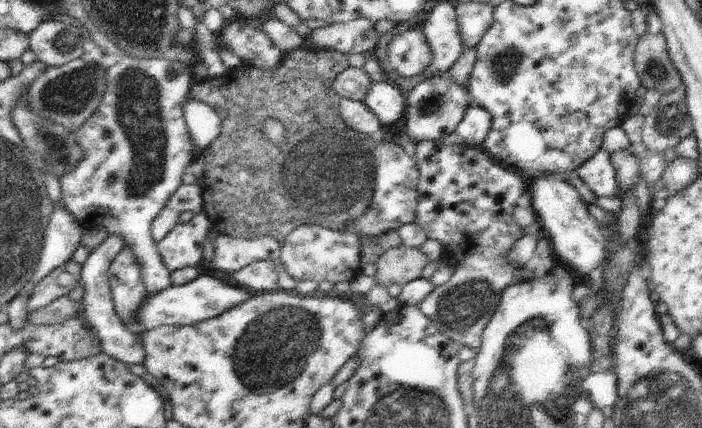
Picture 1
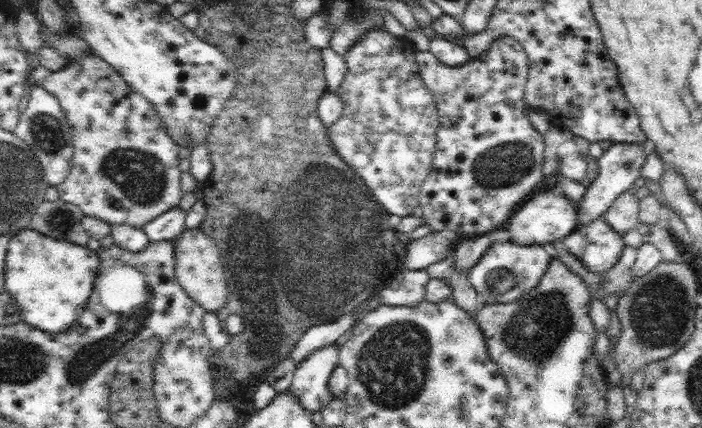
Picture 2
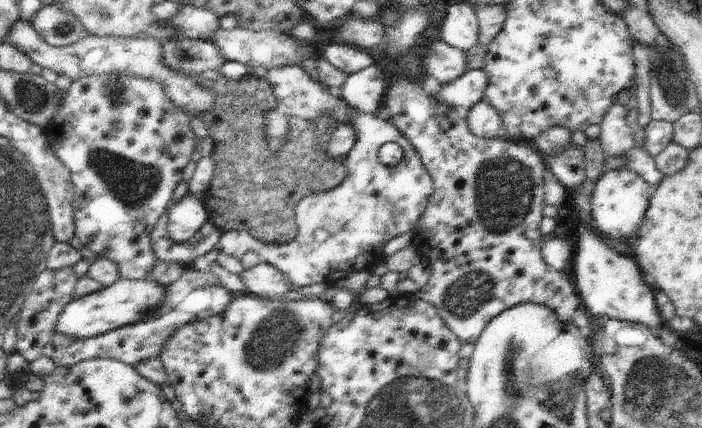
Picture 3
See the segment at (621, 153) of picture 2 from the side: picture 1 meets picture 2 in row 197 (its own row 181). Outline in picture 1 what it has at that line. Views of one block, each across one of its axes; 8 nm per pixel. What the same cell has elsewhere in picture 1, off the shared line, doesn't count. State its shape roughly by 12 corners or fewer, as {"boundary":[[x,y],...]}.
{"boundary":[[597,150],[573,174],[597,198],[621,198],[609,152]]}

